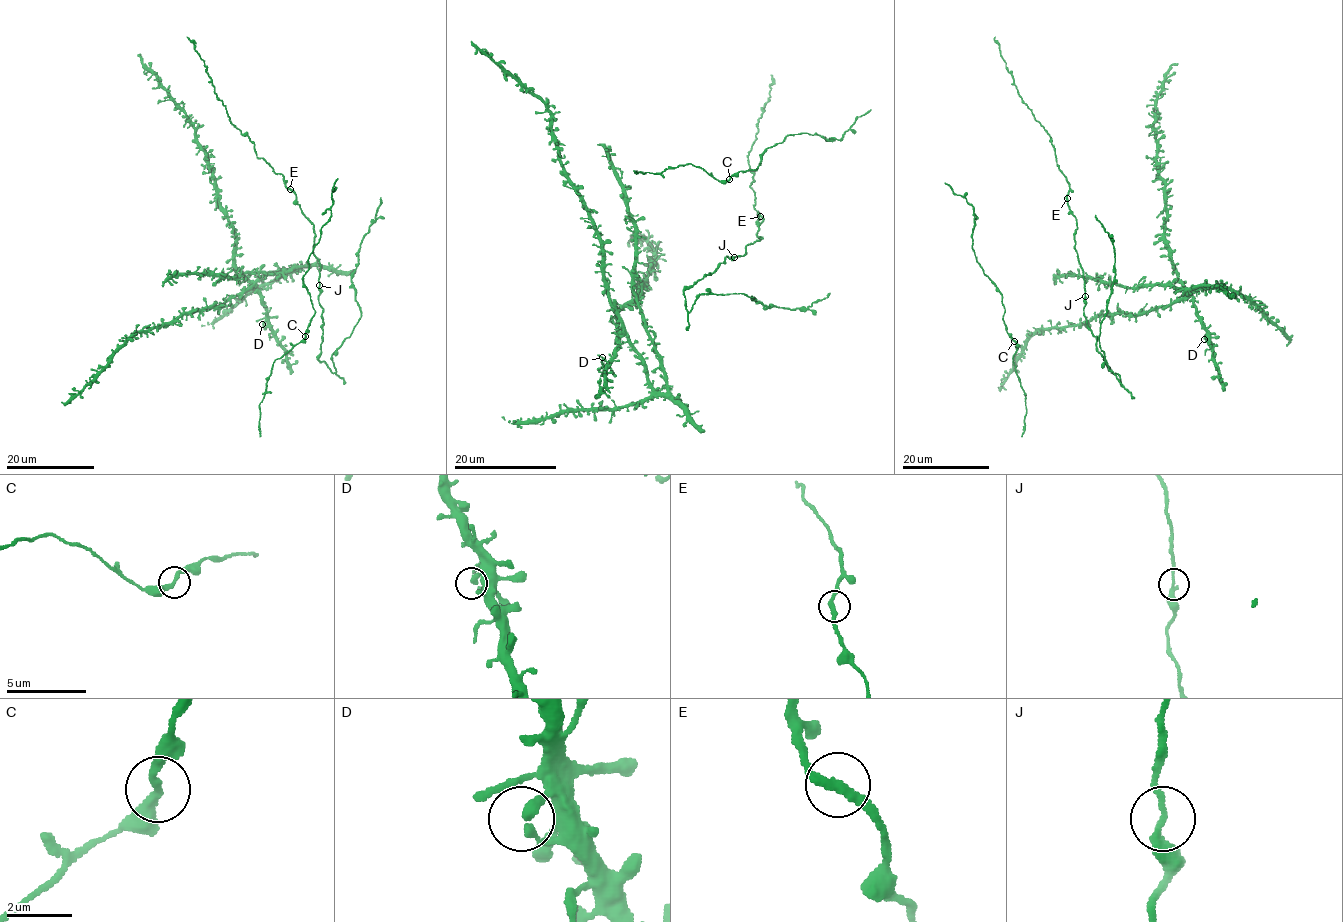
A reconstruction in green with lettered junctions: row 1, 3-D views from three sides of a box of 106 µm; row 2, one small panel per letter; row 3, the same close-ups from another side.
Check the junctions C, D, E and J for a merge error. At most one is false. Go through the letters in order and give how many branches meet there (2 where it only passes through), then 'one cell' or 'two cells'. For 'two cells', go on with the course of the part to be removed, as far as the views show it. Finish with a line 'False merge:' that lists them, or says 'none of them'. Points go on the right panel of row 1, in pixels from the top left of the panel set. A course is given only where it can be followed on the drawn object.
C: 2 branches meet; one cell
D: 2 branches meet; one cell
E: 2 branches meet; one cell
J: 2 branches meet; one cell
False merge: none of them

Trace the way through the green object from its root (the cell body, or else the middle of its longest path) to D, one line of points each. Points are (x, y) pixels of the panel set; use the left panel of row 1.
D: (253, 273), (279, 272), (303, 266), (272, 271), (255, 282), (266, 315), (262, 324)

